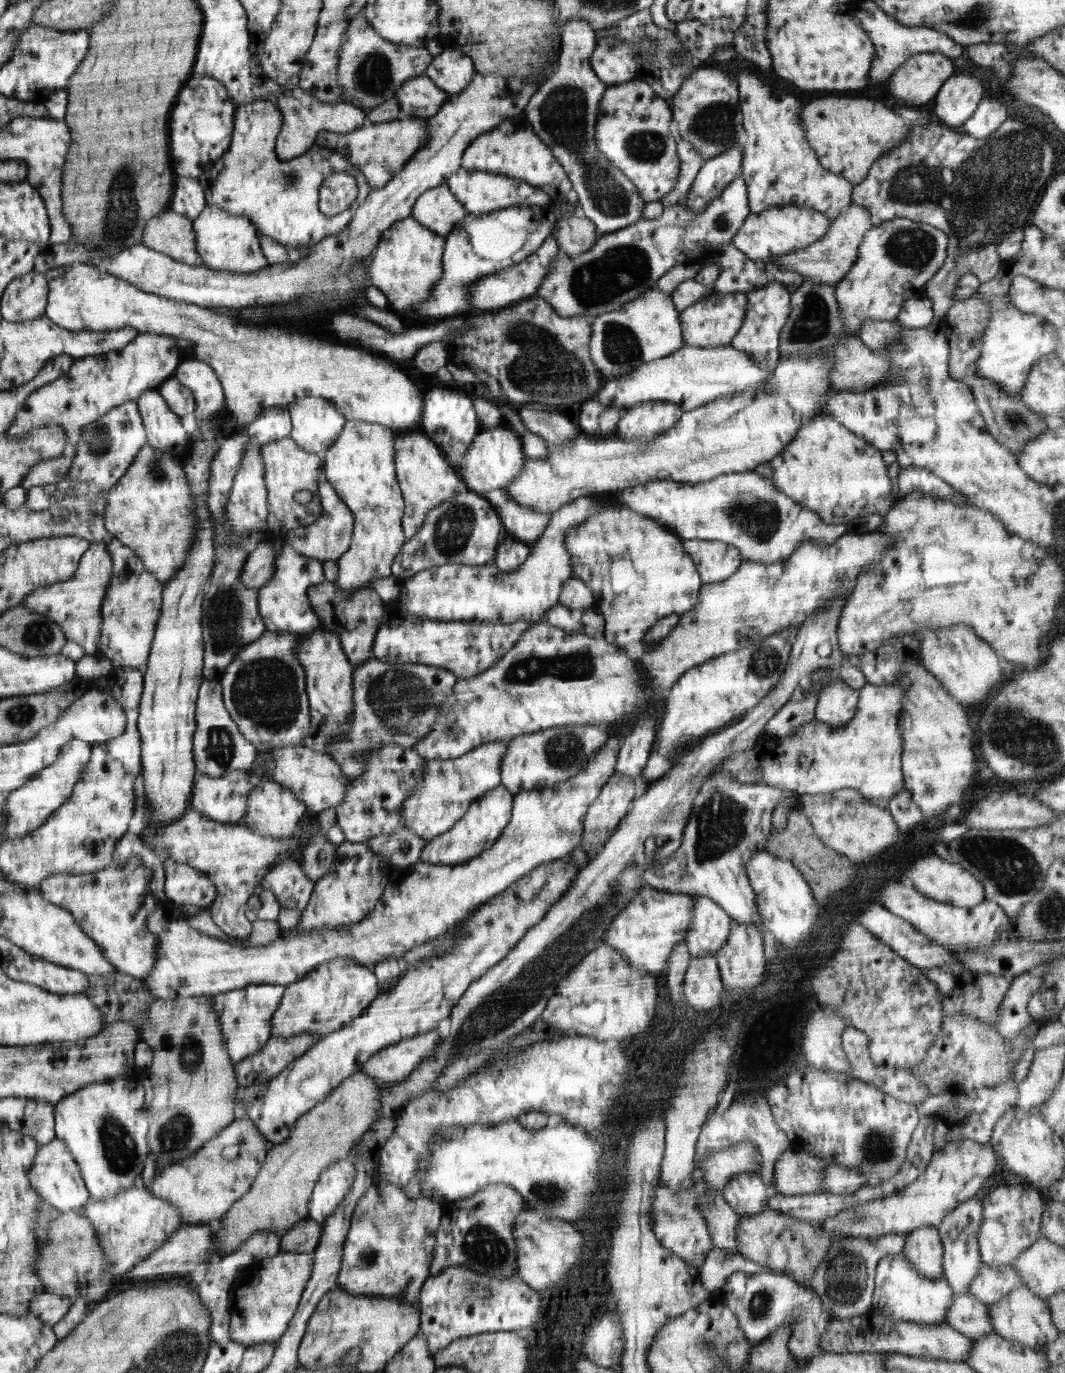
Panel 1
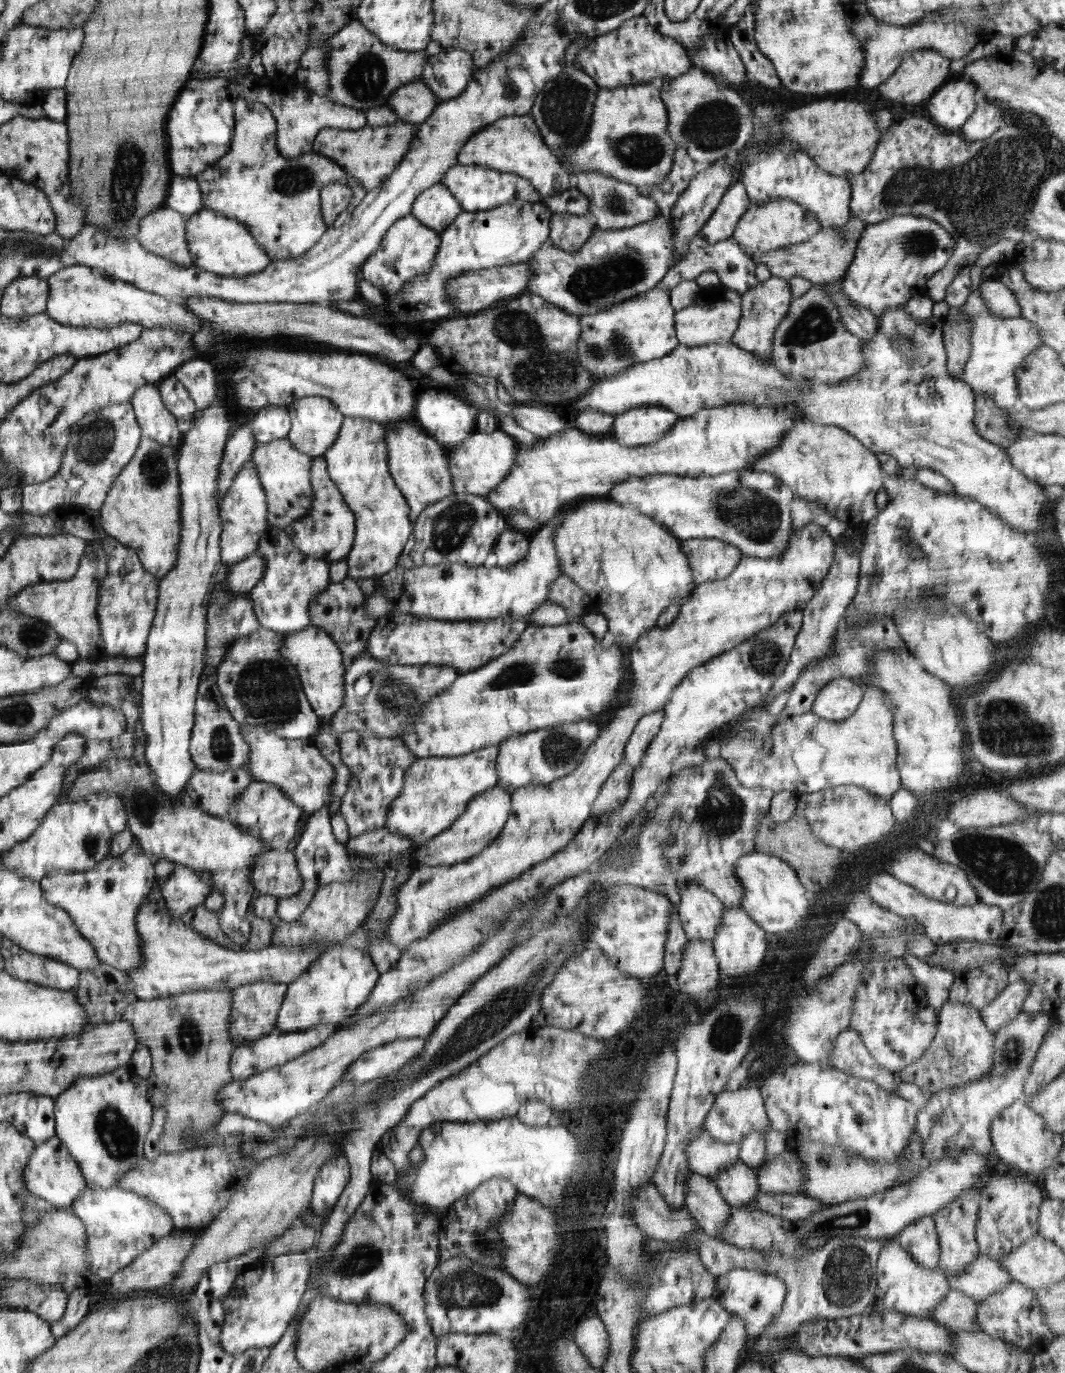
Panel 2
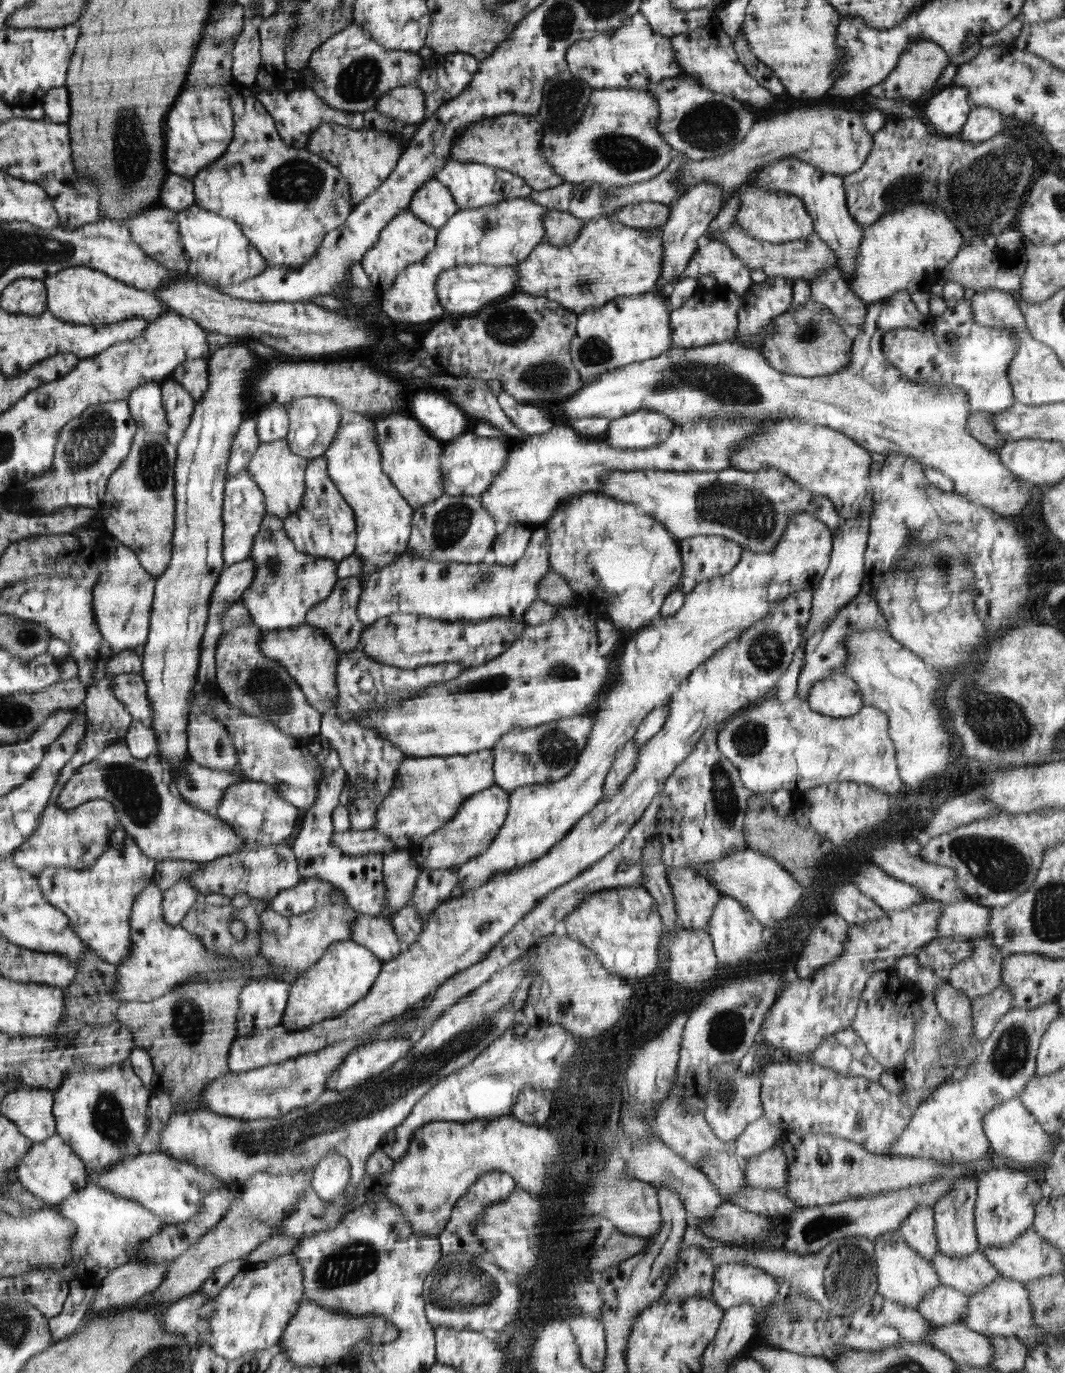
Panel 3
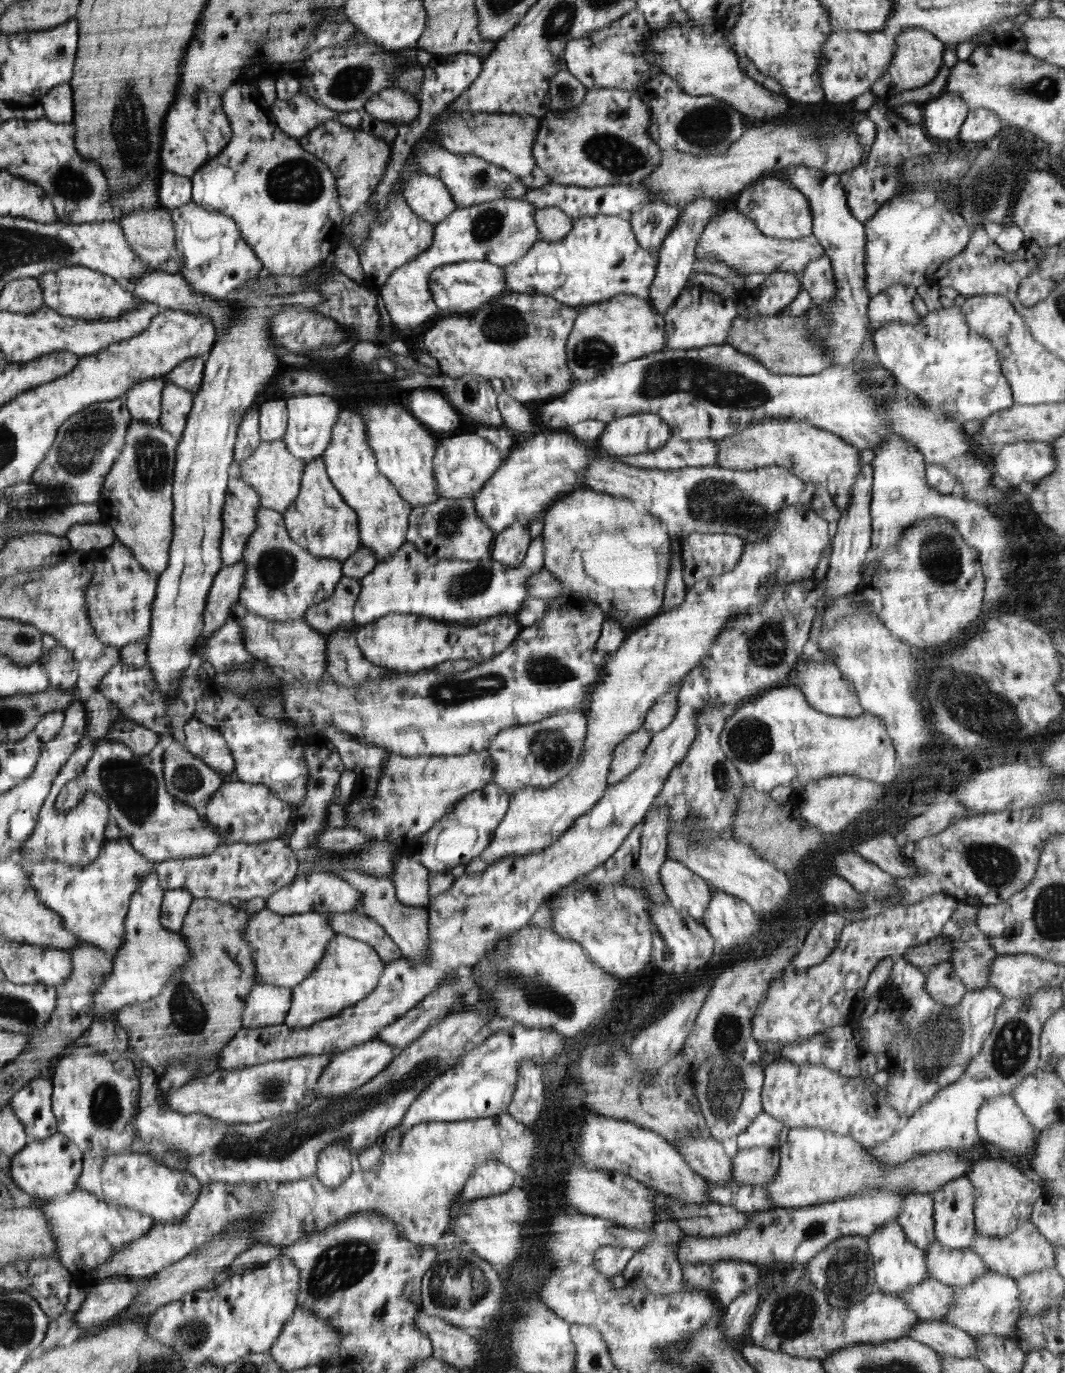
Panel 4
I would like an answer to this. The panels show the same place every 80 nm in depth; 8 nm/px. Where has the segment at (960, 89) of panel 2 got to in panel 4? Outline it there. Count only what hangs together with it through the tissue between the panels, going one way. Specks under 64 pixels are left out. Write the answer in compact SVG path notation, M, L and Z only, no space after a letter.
M940 93L927 101L922 110L921 125L925 134L942 143L956 141L961 123L968 113L959 95L951 93Z

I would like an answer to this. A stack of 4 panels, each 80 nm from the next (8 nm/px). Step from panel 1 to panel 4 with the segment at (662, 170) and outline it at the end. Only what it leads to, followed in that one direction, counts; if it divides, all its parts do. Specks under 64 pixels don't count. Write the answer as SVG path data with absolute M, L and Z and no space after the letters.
M587 89L583 100L575 108L562 114L549 111L539 120L531 158L549 176L551 183L585 188L639 183L657 168L663 154L648 135L649 119L649 107L635 90Z

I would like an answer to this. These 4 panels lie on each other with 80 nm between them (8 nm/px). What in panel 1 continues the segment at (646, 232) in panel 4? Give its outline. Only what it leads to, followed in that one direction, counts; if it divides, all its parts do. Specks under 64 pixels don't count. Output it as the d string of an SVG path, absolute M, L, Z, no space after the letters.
M571 18L564 22L560 32L556 67L529 97L522 117L532 126L534 135L565 171L571 194L578 201L580 215L594 224L598 234L605 234L641 219L645 202L631 181L595 150L594 126L598 115L598 102L606 87L595 76L589 64L595 45L594 30L585 20Z

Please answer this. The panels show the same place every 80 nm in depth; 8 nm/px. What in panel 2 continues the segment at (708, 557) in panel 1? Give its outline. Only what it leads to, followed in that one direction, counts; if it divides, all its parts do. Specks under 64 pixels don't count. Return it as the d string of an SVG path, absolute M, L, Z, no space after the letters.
M717 539L682 540L680 547L687 557L694 586L725 578L742 557L737 548Z

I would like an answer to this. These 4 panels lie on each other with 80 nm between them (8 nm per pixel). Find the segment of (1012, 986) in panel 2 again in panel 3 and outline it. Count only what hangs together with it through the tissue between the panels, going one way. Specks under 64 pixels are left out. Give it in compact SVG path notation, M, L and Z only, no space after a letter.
M999 986L989 994L970 1000L974 1043L983 1042L995 1028L997 1021L1015 1004L1007 986Z

